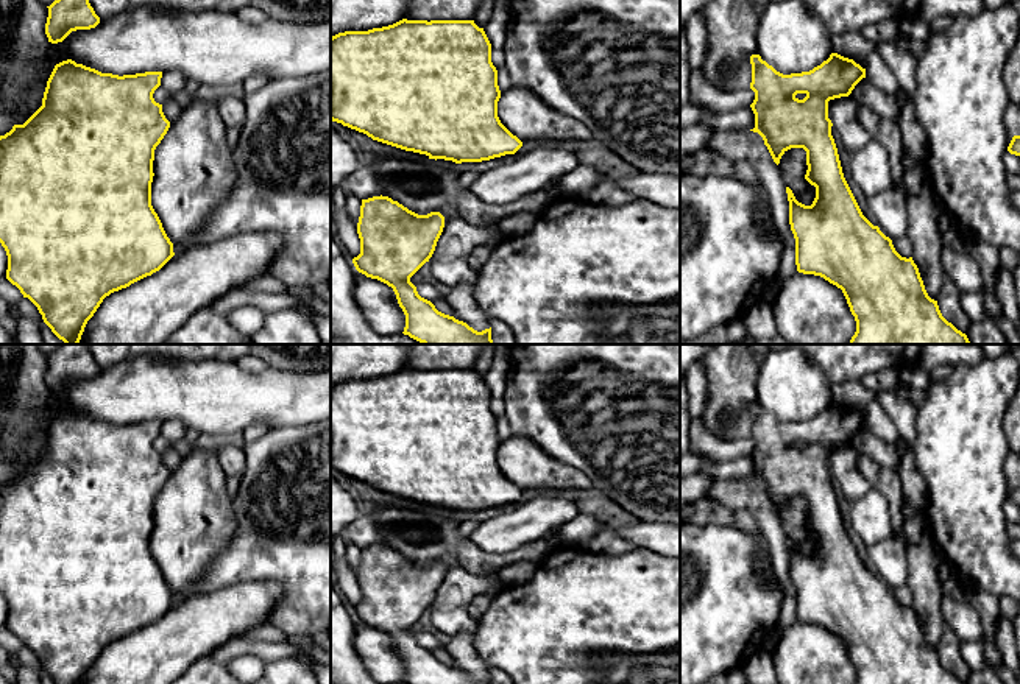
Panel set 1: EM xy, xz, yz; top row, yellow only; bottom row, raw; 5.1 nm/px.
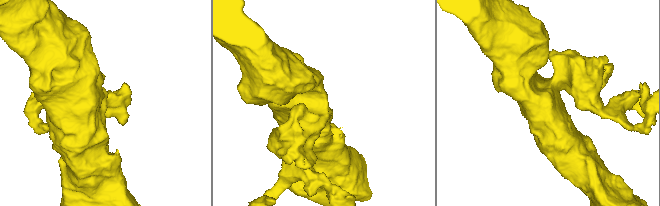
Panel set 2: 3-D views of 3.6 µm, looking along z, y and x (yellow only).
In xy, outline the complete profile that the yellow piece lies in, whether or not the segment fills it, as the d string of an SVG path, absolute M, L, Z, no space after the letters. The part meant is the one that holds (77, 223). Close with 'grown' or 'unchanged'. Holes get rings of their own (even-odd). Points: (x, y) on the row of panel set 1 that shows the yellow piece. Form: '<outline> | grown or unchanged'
M72 59L62 61L55 65L47 81L42 106L23 125L14 125L9 132L0 136L0 243L8 256L6 279L37 307L44 323L66 344L80 343L87 321L106 296L159 271L175 256L175 245L181 249L193 245L195 235L206 226L211 212L231 193L237 179L232 148L226 143L226 125L217 104L195 97L179 118L170 123L162 112L162 104L153 98L161 78L162 72L119 76Z | grown

